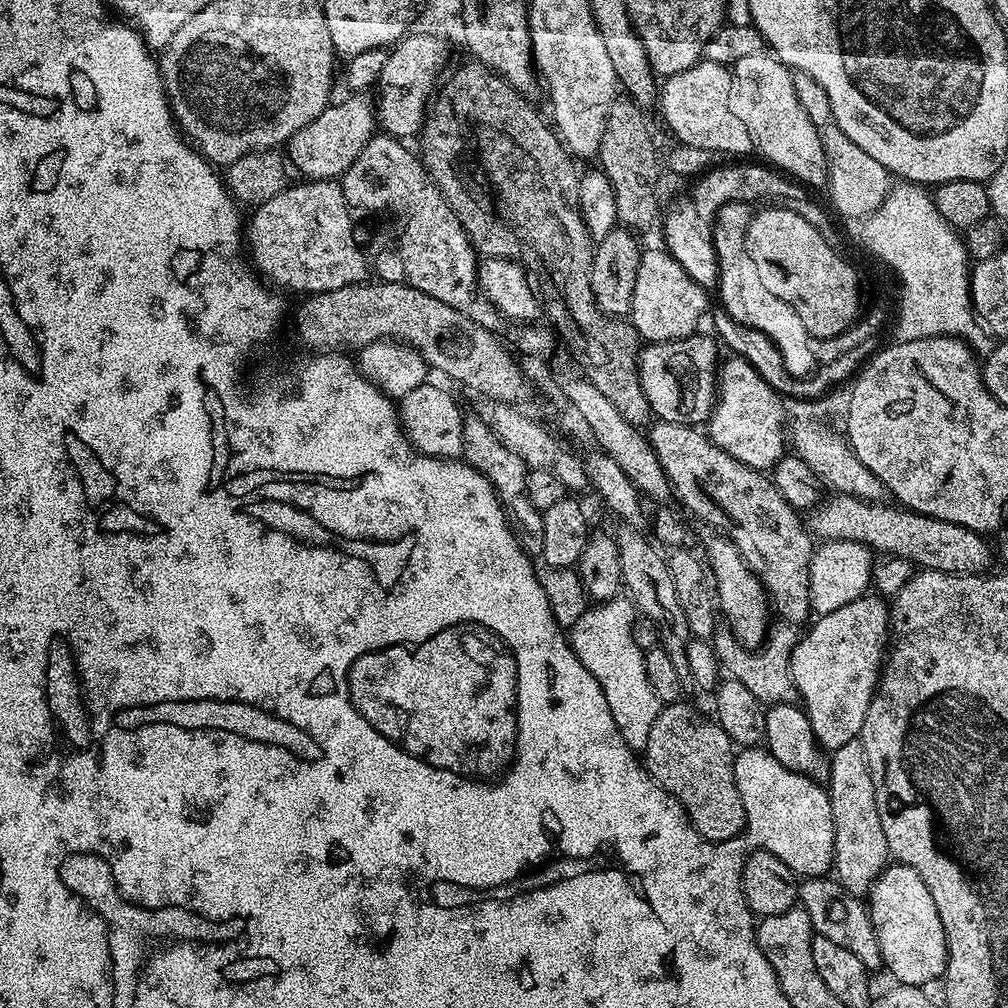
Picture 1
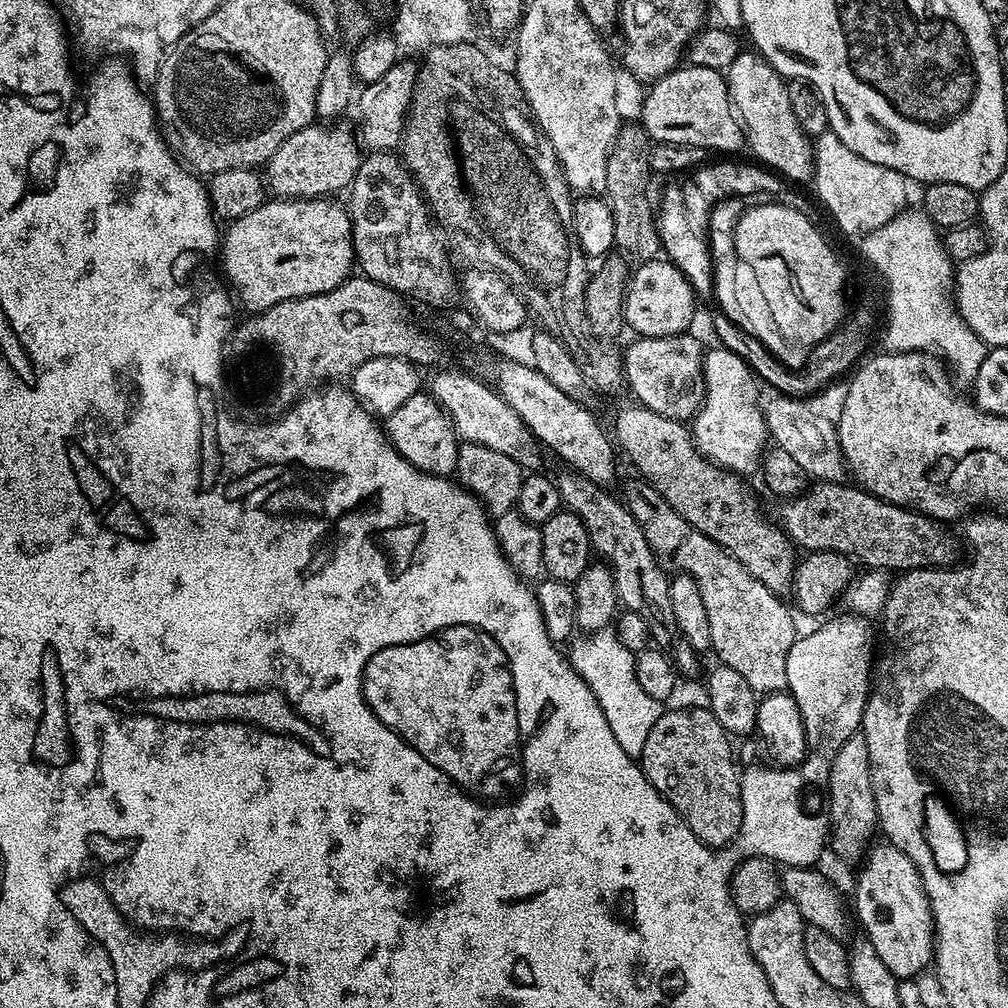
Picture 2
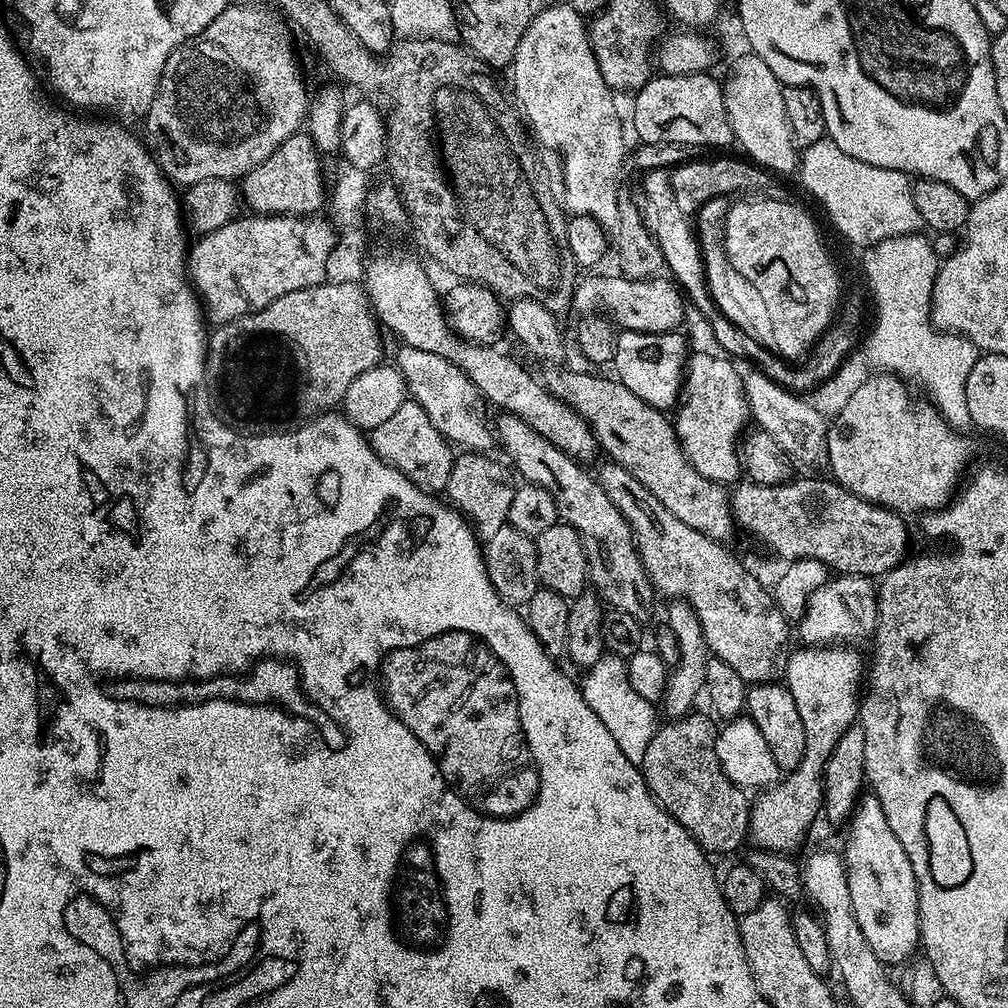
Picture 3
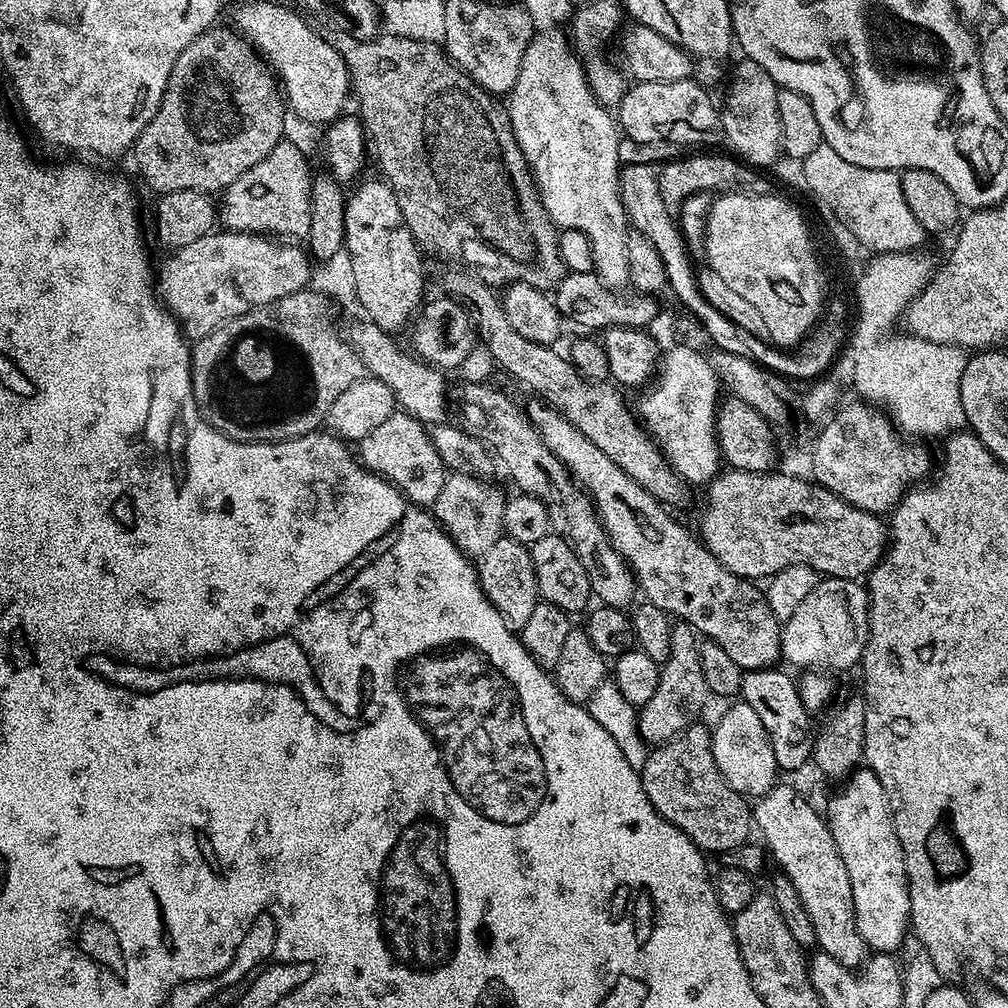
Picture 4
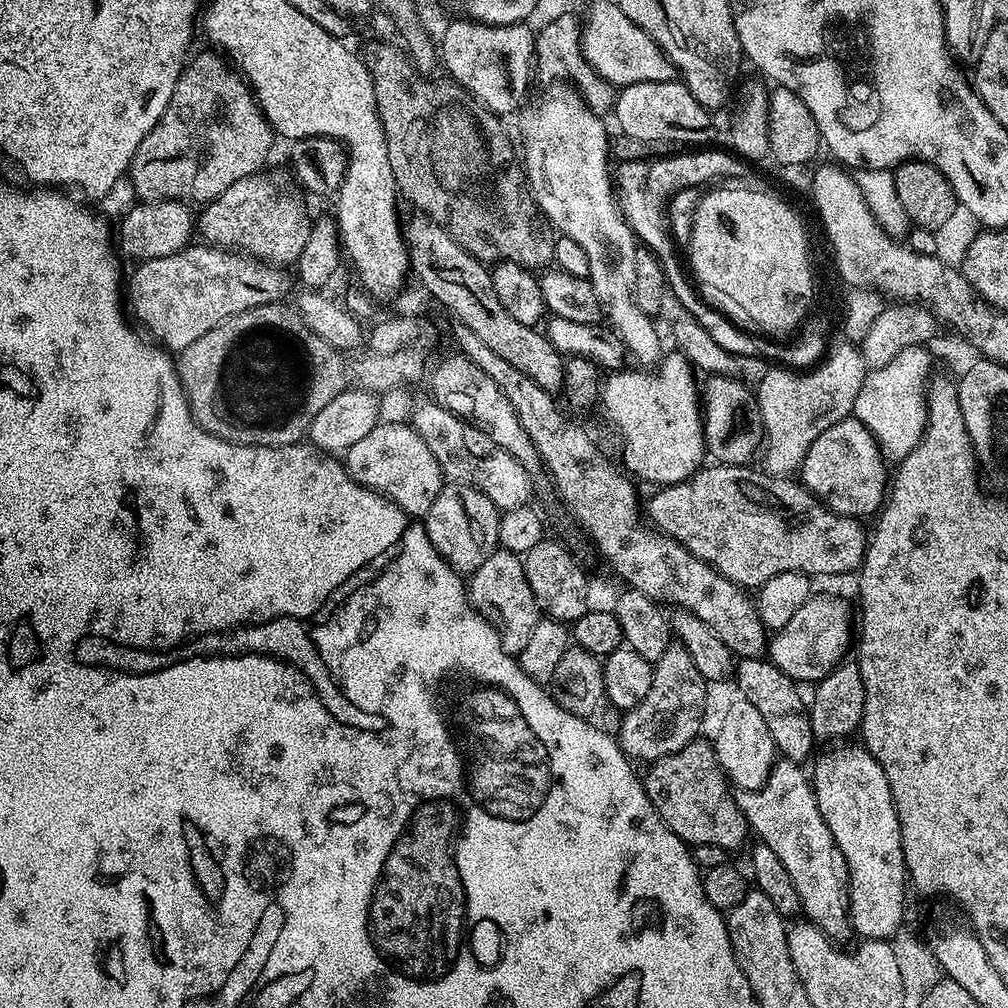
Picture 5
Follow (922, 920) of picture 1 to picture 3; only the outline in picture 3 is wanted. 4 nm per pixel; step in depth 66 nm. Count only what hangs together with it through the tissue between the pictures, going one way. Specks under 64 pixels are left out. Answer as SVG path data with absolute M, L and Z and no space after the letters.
M868 794L861 799L850 823L847 825L848 841L844 844L842 859L848 870L848 885L850 886L850 902L854 902L854 914L858 918L858 926L862 926L862 934L866 934L866 942L870 942L870 950L878 954L878 958L886 966L900 964L903 960L908 960L912 956L912 951L917 951L920 943L920 911L918 910L918 890L916 889L916 875L910 866L910 858L906 858L906 850L902 850L902 842L898 842L898 837L894 835L894 830L890 830L890 822L886 822L886 814L882 814L882 802L875 794Z

